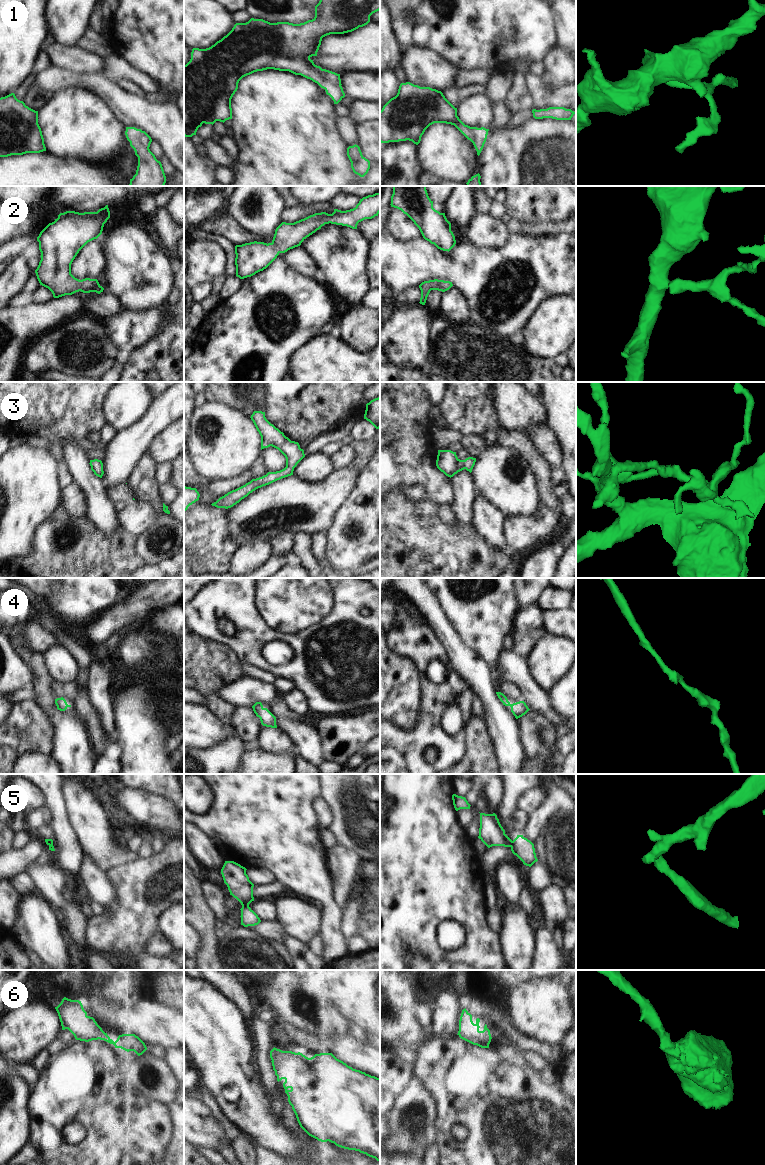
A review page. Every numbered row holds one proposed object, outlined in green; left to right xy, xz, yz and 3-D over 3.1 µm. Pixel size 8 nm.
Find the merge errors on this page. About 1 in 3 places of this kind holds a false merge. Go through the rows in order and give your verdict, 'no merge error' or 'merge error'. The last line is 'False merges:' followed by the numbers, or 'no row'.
1: no merge error
2: no merge error
3: no merge error
4: no merge error
5: merge error
6: no merge error
False merges: 5

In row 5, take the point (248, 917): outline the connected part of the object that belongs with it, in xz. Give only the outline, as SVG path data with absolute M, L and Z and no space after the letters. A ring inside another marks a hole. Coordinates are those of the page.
M249 906L242 907L240 910L241 925L244 927L255 926L261 922L258 915Z

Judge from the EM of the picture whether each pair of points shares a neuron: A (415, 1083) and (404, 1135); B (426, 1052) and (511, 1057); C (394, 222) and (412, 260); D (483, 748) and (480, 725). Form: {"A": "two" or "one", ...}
{"A": "one", "B": "two", "C": "two", "D": "one"}

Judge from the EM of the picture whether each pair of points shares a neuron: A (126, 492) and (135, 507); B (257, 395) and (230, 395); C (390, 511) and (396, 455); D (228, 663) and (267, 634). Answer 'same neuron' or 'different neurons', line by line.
A: different neurons
B: same neuron
C: different neurons
D: different neurons

